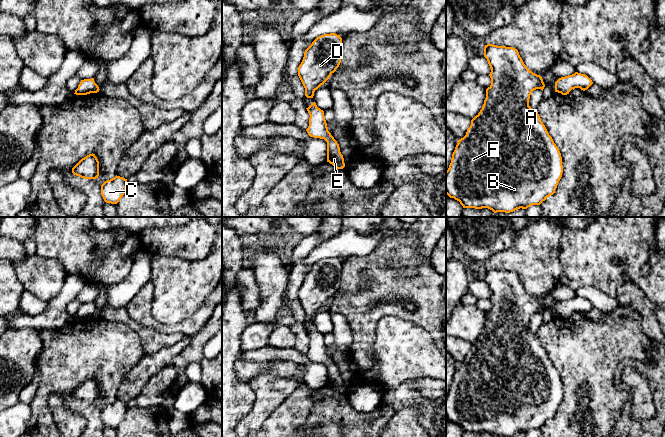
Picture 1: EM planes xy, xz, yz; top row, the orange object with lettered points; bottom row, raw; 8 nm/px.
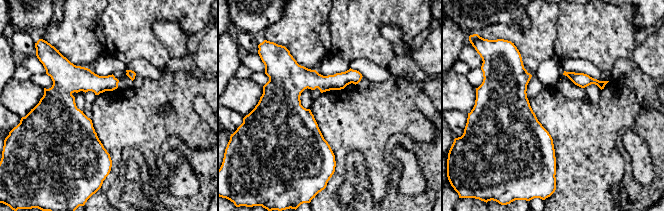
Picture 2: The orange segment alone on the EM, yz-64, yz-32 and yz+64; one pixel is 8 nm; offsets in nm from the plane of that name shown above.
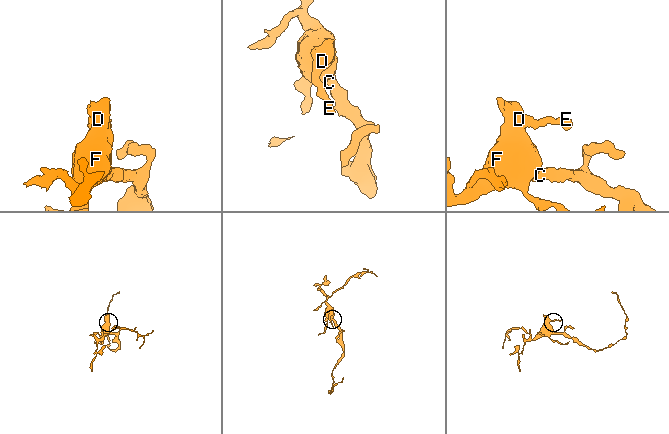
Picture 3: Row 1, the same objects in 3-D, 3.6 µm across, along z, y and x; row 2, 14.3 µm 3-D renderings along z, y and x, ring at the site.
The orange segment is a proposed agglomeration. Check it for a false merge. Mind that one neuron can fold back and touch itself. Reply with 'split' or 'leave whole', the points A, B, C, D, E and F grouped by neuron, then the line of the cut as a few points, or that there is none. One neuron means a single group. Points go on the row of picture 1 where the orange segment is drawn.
leave whole | A B C D E F | no cut

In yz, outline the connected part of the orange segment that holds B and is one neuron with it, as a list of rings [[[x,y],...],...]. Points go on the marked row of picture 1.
[[[487,44],[484,47],[484,57],[487,59],[488,64],[491,68],[491,72],[489,74],[491,78],[491,85],[486,89],[486,98],[484,100],[482,109],[471,120],[471,125],[467,129],[466,135],[458,140],[458,143],[452,154],[451,163],[448,170],[446,171],[446,194],[450,198],[454,198],[455,200],[459,201],[463,208],[488,208],[494,213],[510,213],[520,208],[527,209],[532,205],[540,205],[543,201],[546,200],[547,197],[555,193],[555,190],[563,173],[562,157],[558,147],[554,143],[552,137],[549,135],[545,125],[541,121],[538,112],[536,110],[533,110],[529,106],[531,93],[536,89],[541,89],[543,91],[545,84],[540,75],[533,73],[526,67],[519,55],[518,50],[513,47]]]

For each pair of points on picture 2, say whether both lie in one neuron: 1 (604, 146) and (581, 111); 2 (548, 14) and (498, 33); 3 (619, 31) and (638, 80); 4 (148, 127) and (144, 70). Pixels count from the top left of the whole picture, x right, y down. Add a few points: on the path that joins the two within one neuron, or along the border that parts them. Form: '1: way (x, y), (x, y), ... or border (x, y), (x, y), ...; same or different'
1: way (595, 137), (581, 123), (581, 120); same
2: way (537, 27), (527, 37), (518, 37), (511, 33); same
3: border (627, 56), (620, 57), (610, 72); different
4: border (165, 71), (157, 79), (144, 79); different

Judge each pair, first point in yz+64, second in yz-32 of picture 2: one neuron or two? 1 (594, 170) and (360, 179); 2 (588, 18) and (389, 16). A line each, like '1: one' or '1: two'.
1: two
2: one

